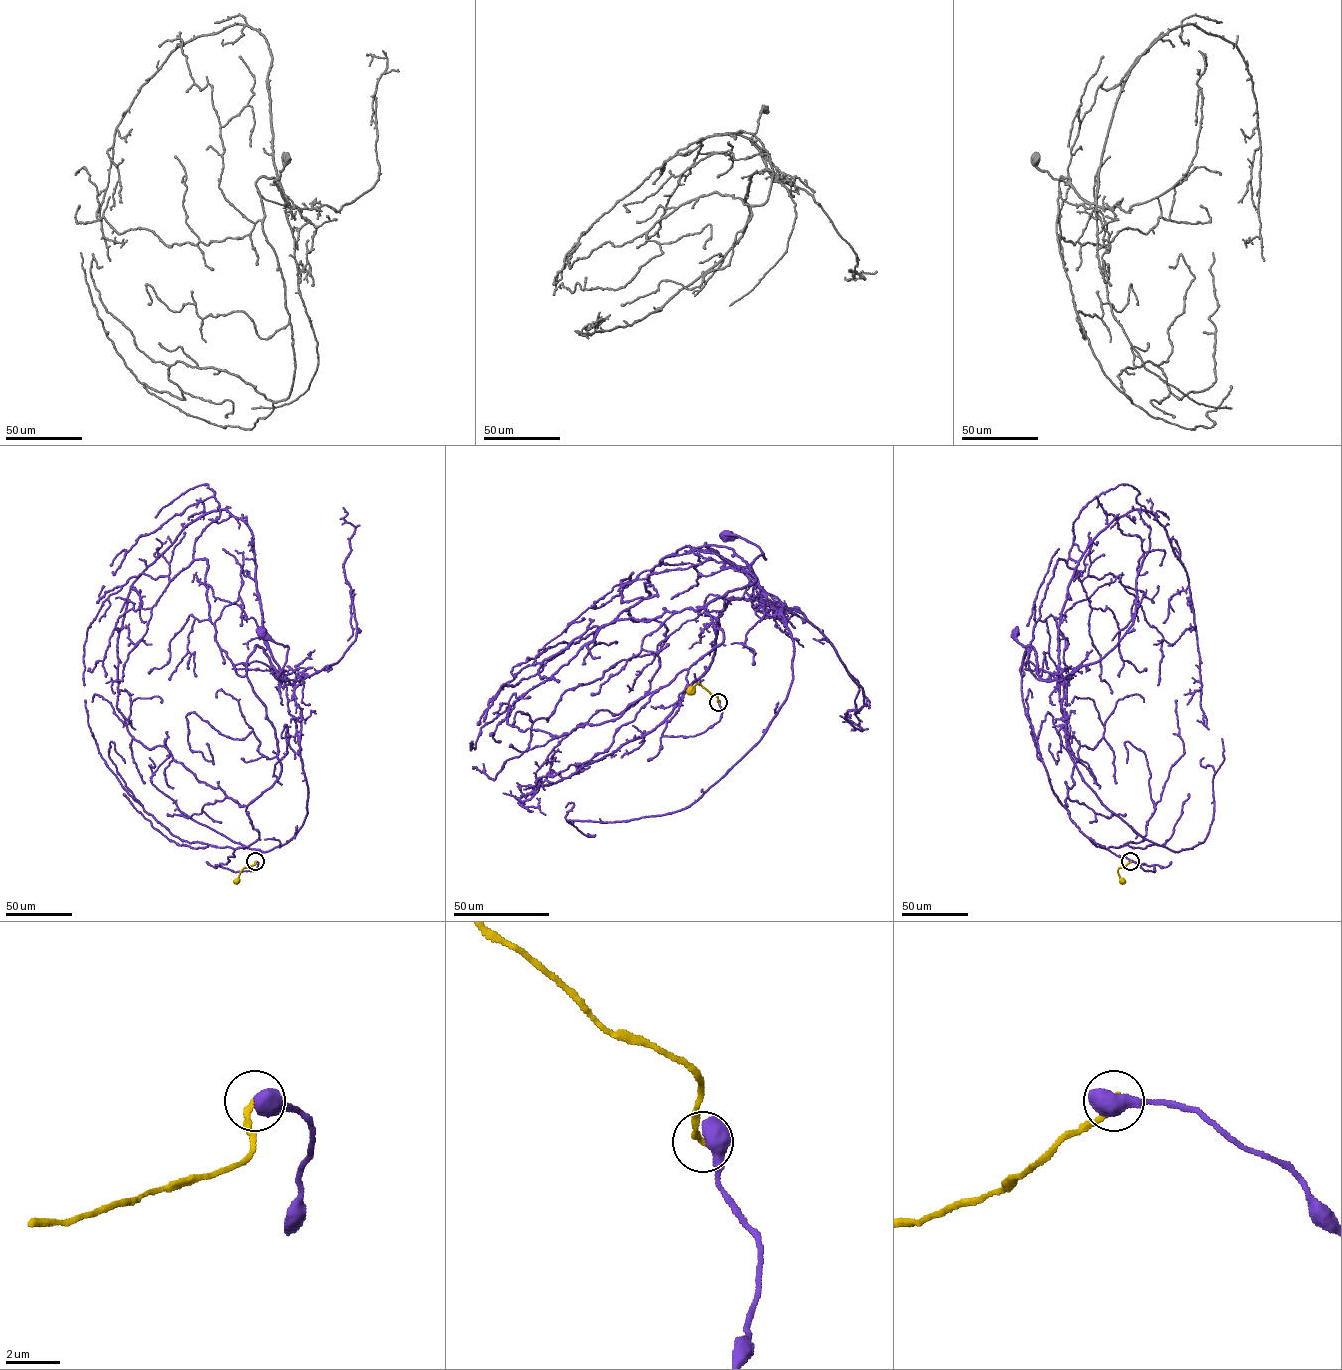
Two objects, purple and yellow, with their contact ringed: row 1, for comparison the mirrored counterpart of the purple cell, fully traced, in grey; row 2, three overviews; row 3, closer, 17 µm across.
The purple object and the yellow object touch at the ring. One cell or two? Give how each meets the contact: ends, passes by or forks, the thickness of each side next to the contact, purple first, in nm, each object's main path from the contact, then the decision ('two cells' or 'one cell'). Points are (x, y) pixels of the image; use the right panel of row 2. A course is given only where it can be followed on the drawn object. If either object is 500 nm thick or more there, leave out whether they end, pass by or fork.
750 nm thick on the purple side, 240 nm on the other; purple runs (1130, 861), (1097, 846), (1053, 792), (1023, 703), (1028, 645), (1045, 680), (1015, 633); yellow runs (1130, 861), (1117, 870), (1123, 883); two cells

